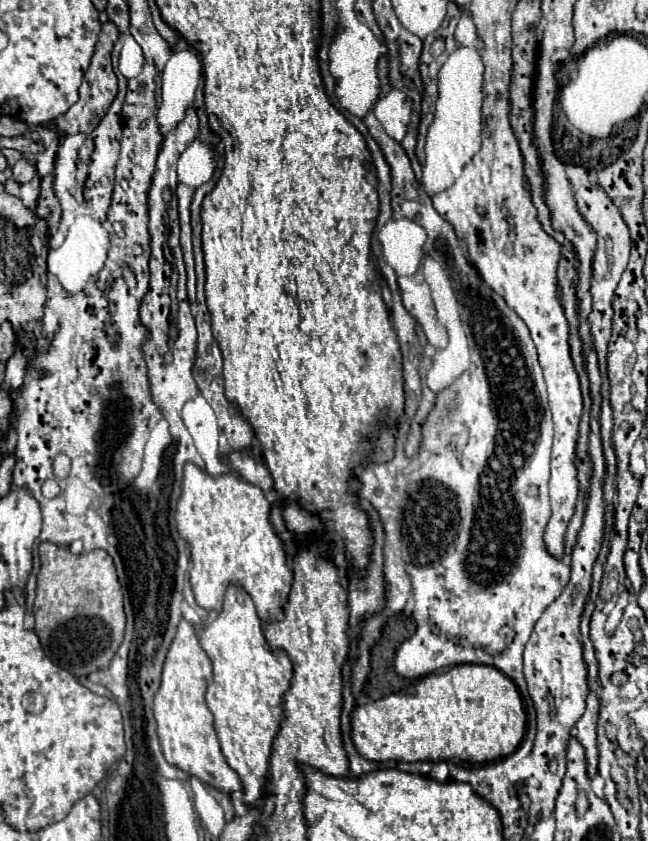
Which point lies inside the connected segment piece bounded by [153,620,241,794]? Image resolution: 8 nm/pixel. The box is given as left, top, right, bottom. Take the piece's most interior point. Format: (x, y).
(185, 728)

